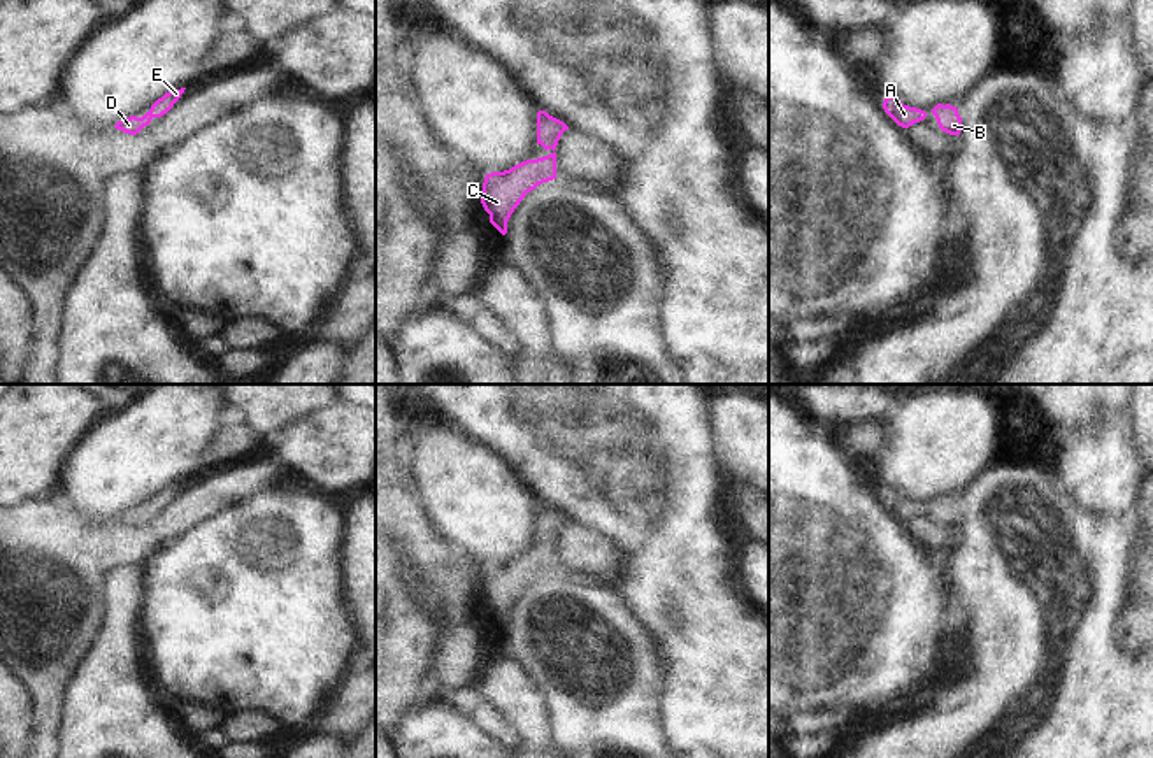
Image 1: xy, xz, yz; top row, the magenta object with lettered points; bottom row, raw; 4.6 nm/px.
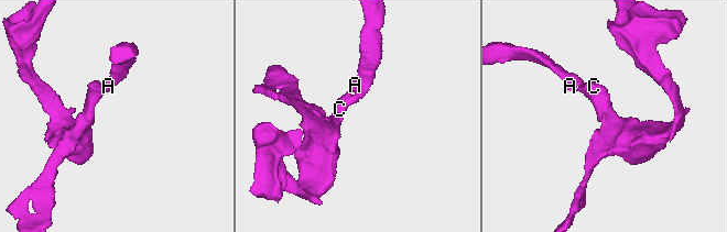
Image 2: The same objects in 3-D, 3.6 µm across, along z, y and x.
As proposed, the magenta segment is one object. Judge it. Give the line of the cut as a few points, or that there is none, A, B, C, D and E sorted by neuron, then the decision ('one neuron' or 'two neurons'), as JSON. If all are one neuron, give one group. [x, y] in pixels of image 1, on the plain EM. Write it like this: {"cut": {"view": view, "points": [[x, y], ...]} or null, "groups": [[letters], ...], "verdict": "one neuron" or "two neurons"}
{"cut": null, "groups": [["A", "B", "C", "D", "E"]], "verdict": "one neuron"}

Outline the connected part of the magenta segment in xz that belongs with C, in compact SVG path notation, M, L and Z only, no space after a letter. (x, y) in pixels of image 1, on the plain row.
M537 505L537 537L553 546L537 553L526 553L504 565L486 567L481 584L481 597L490 607L490 616L507 626L507 614L526 586L539 577L556 572L556 539L569 519L549 509Z

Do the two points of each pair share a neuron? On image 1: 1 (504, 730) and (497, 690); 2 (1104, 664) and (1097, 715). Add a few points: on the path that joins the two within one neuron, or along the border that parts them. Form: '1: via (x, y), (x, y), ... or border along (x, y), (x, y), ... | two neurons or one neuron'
1: border along (471, 686), (501, 713), (522, 739) | two neurons
2: via (1097, 676), (1097, 702) | one neuron

